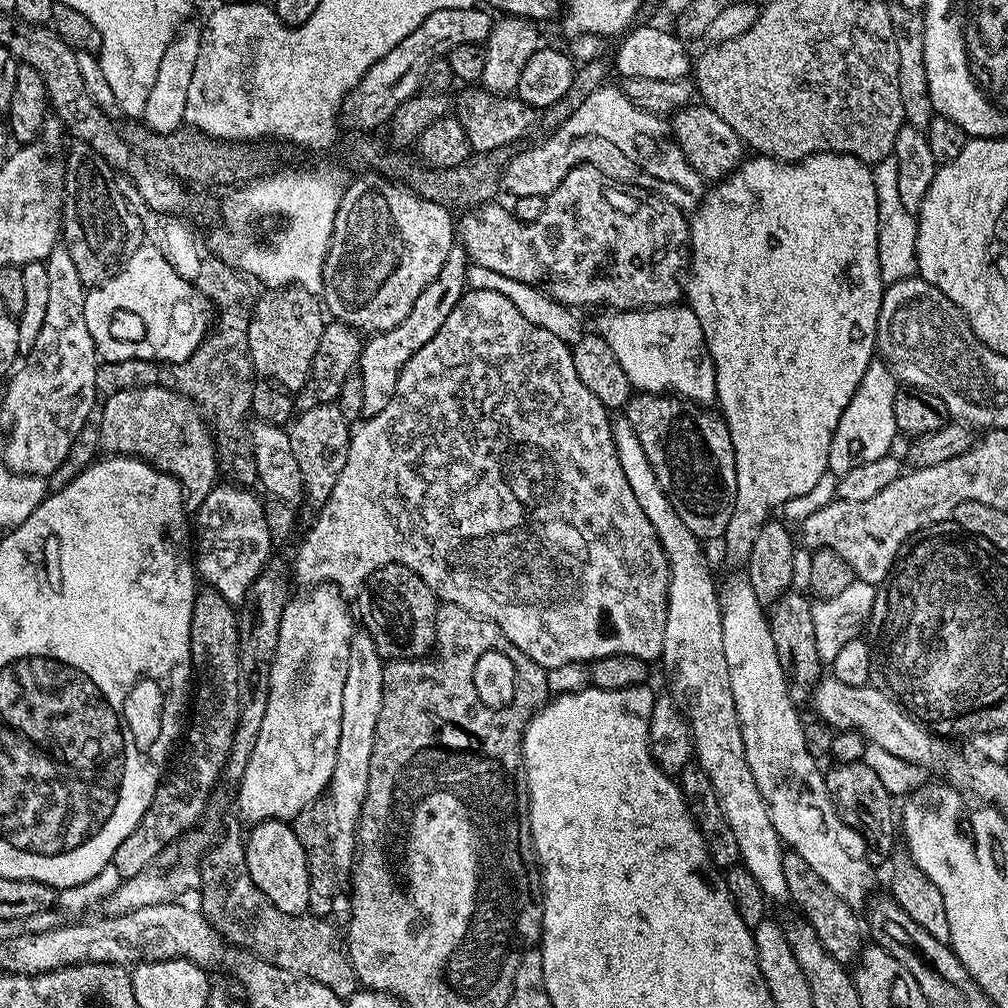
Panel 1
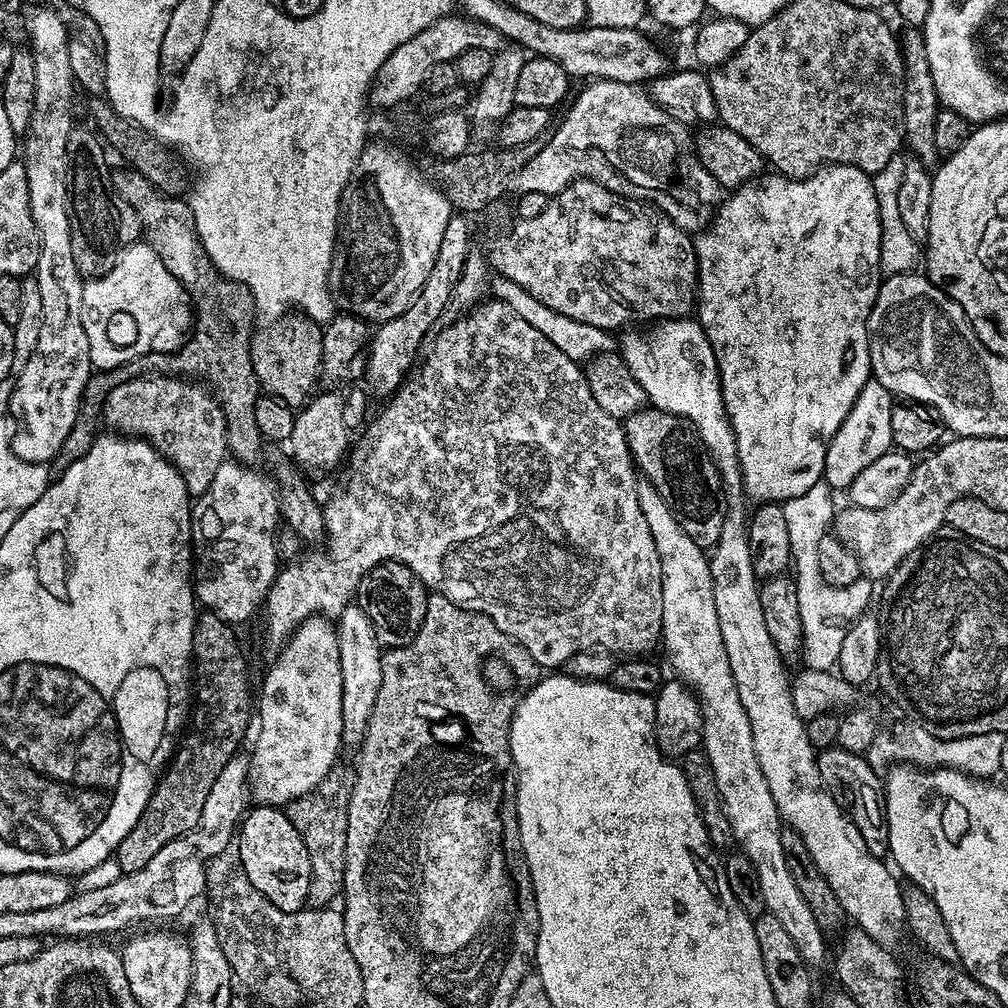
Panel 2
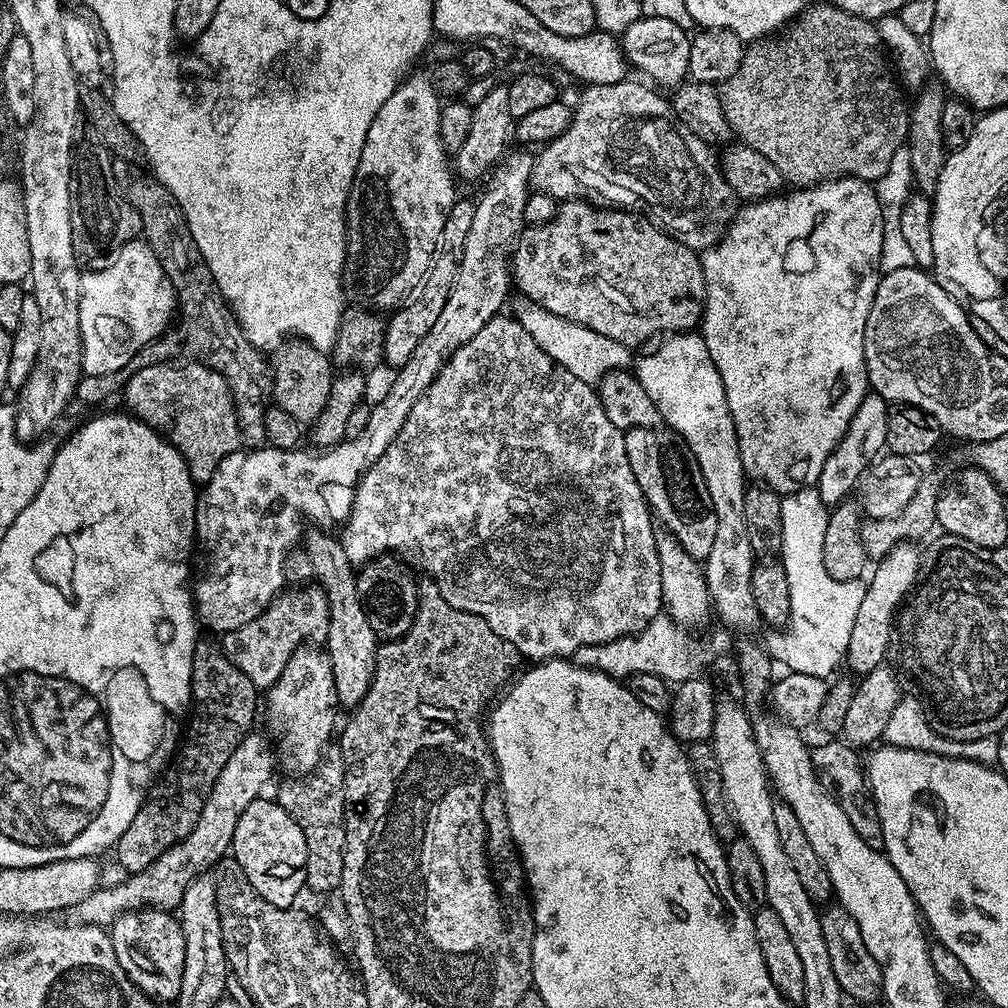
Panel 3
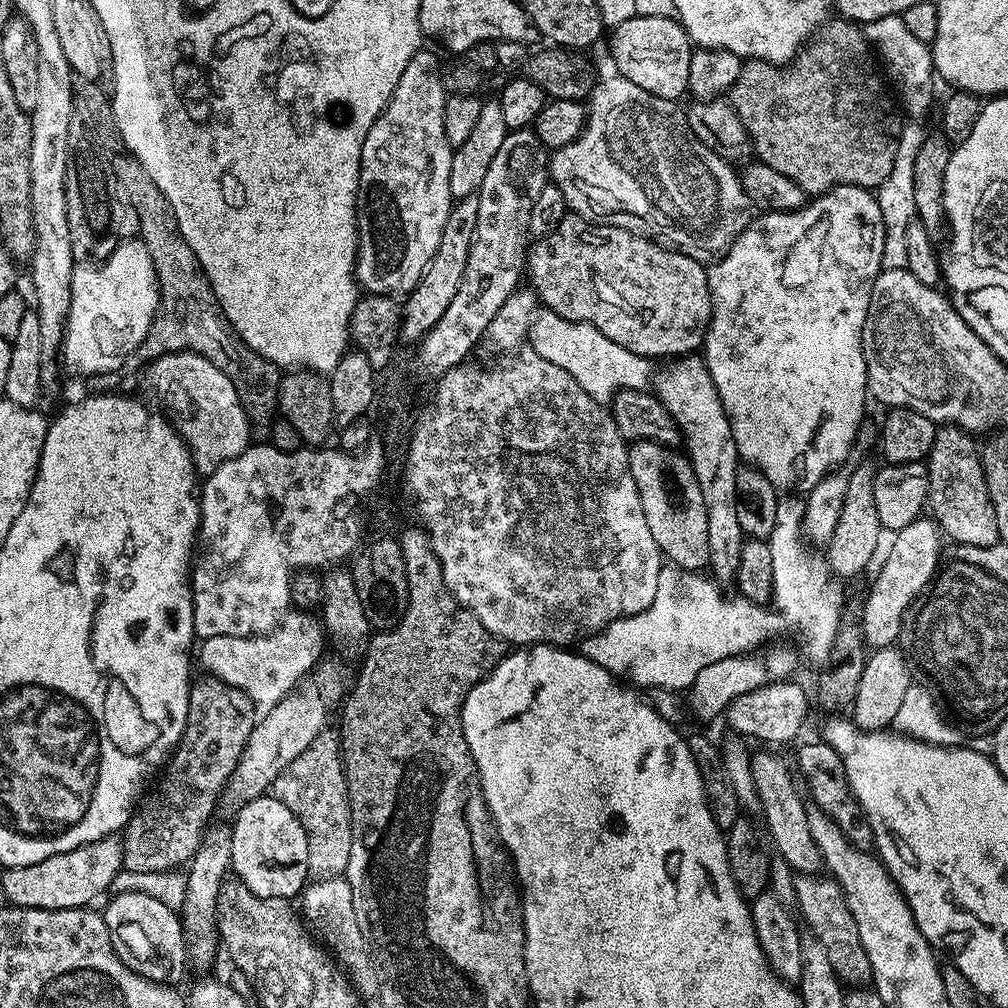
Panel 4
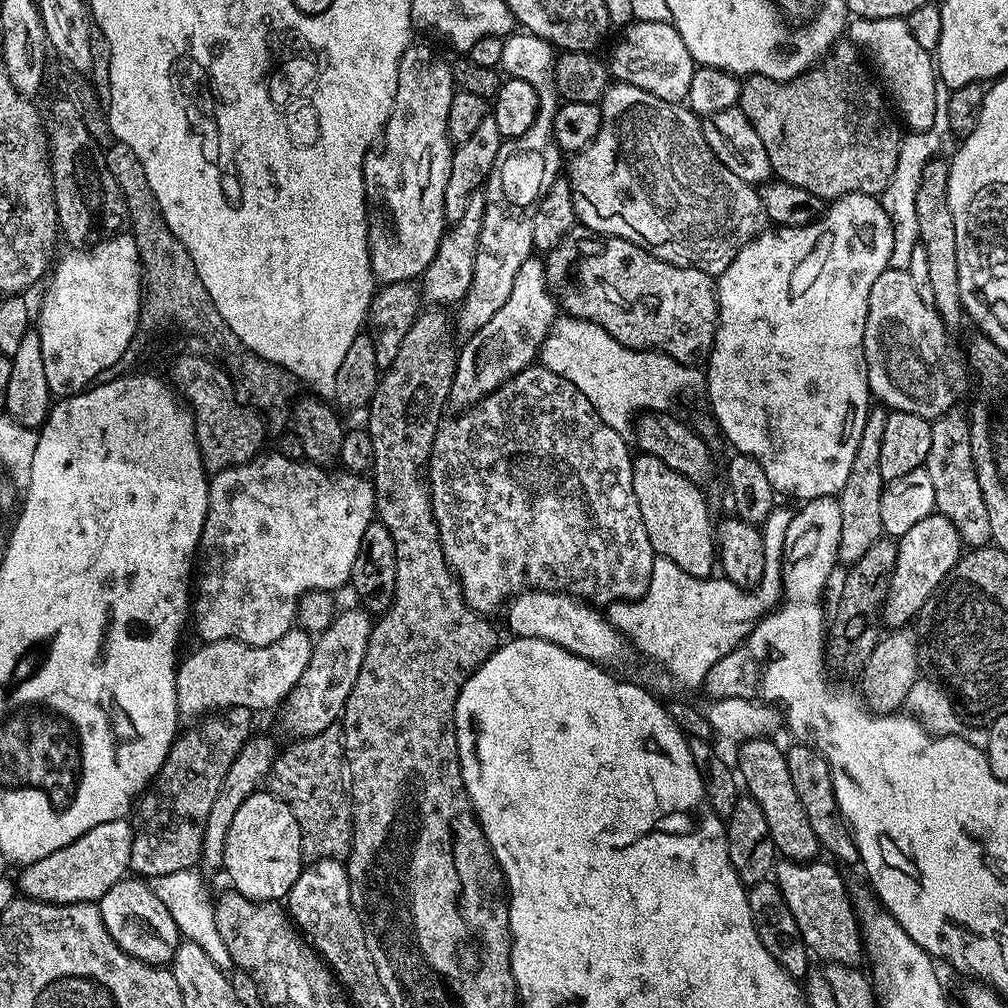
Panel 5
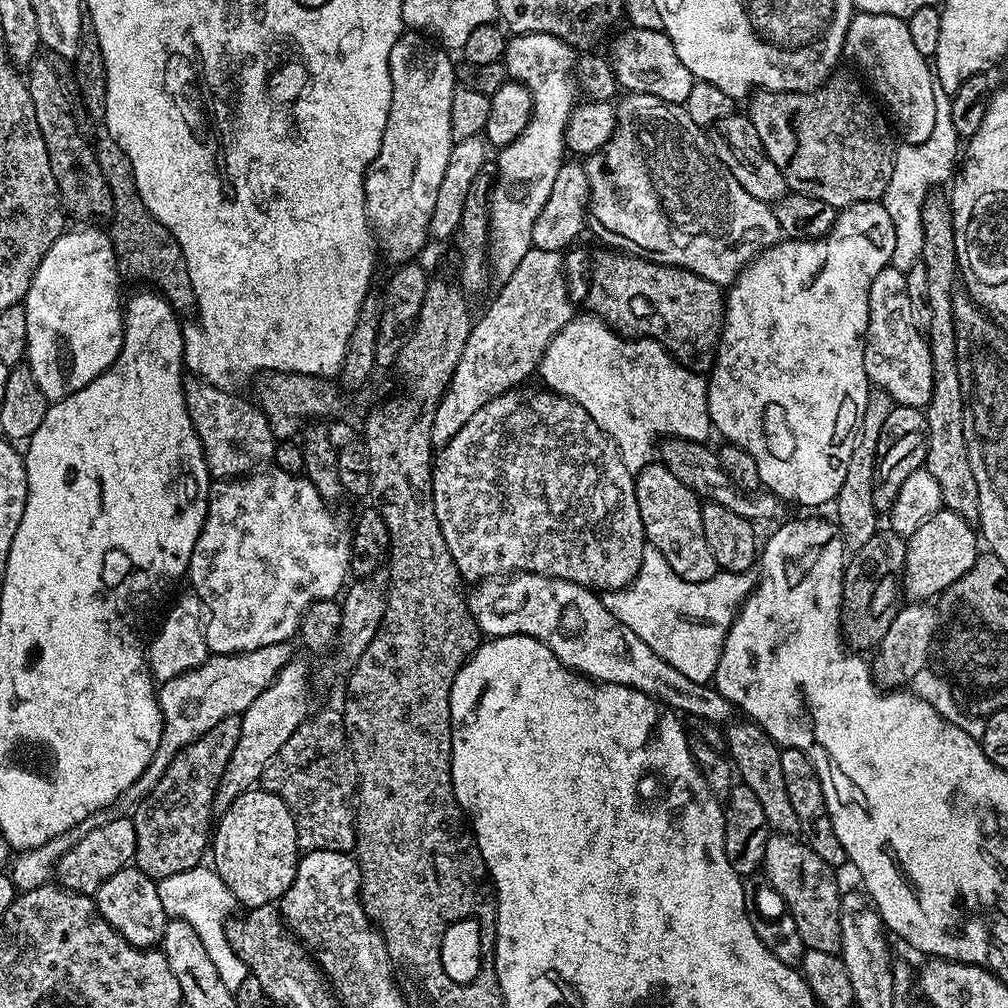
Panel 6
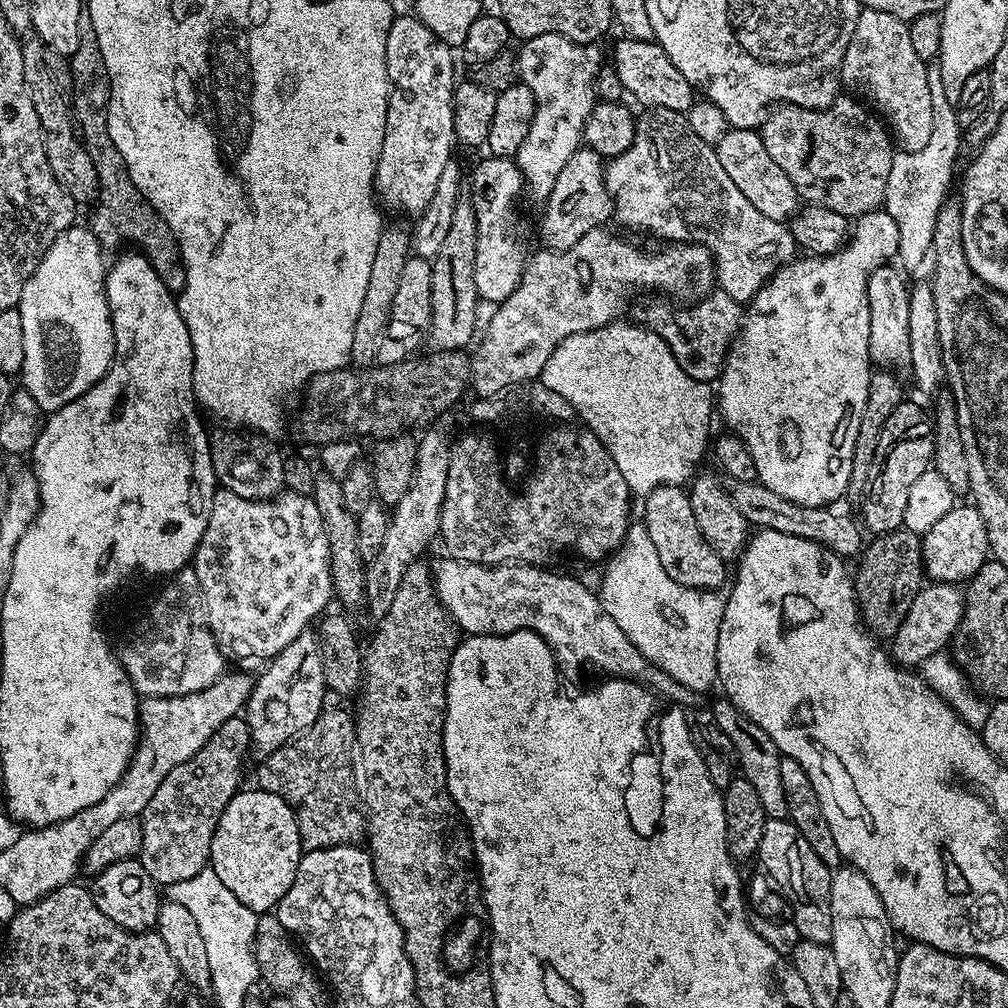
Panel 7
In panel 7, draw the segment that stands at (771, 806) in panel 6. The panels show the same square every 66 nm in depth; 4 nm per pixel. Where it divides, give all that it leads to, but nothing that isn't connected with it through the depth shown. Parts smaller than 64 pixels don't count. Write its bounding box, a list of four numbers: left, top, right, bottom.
[712,698,788,820]

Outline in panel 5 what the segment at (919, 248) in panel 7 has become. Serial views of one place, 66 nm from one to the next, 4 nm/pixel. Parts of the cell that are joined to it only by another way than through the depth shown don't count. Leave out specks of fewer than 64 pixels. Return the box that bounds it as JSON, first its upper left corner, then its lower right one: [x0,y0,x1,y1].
[882,82,950,269]

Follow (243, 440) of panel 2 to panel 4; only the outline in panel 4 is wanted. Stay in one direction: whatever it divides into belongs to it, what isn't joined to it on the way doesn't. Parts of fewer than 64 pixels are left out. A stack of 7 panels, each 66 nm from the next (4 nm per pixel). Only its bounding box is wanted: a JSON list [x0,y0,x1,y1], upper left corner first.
[110,154,281,425]

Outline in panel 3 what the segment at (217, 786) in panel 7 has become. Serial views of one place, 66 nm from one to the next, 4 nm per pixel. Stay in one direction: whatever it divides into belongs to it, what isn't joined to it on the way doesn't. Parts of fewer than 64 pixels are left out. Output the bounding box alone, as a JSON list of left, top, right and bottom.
[114,643,258,874]

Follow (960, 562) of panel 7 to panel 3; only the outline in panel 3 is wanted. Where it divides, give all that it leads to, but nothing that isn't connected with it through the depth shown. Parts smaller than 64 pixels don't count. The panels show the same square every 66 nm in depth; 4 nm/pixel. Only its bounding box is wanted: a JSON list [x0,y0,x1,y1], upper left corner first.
[846,542,922,677]

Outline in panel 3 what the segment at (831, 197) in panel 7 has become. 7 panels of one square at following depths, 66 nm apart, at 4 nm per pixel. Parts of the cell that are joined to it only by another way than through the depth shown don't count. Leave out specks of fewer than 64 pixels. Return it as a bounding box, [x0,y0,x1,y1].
[718,2,910,186]

